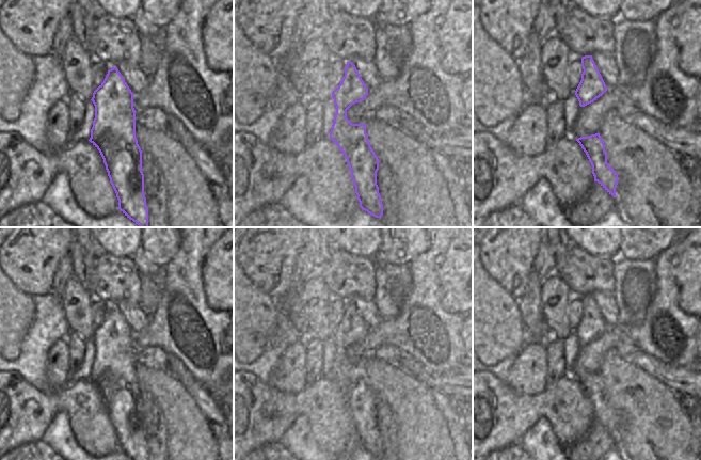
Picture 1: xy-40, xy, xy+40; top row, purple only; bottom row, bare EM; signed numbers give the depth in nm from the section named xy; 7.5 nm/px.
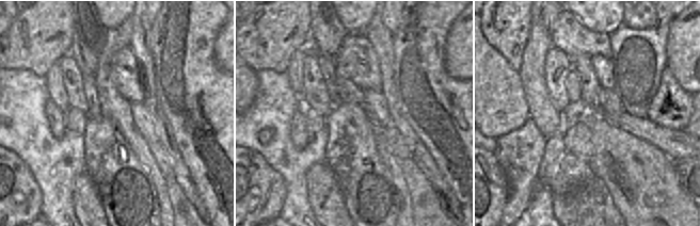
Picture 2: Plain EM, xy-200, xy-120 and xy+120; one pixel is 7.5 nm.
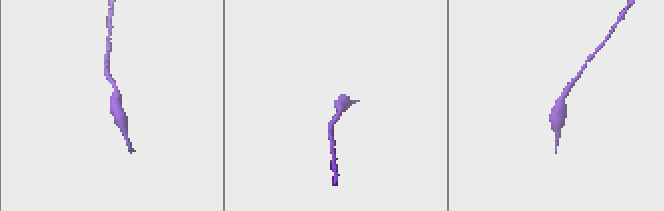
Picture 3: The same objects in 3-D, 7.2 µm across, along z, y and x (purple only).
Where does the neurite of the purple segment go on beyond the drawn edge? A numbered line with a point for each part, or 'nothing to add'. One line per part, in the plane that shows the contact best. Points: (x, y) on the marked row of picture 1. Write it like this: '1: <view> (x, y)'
nothing to add

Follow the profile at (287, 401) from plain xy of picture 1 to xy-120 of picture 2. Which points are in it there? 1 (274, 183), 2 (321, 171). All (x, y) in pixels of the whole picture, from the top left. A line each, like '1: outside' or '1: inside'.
1: inside
2: inside

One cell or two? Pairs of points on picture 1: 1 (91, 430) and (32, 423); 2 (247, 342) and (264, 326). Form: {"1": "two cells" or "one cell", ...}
{"1": "one cell", "2": "one cell"}

